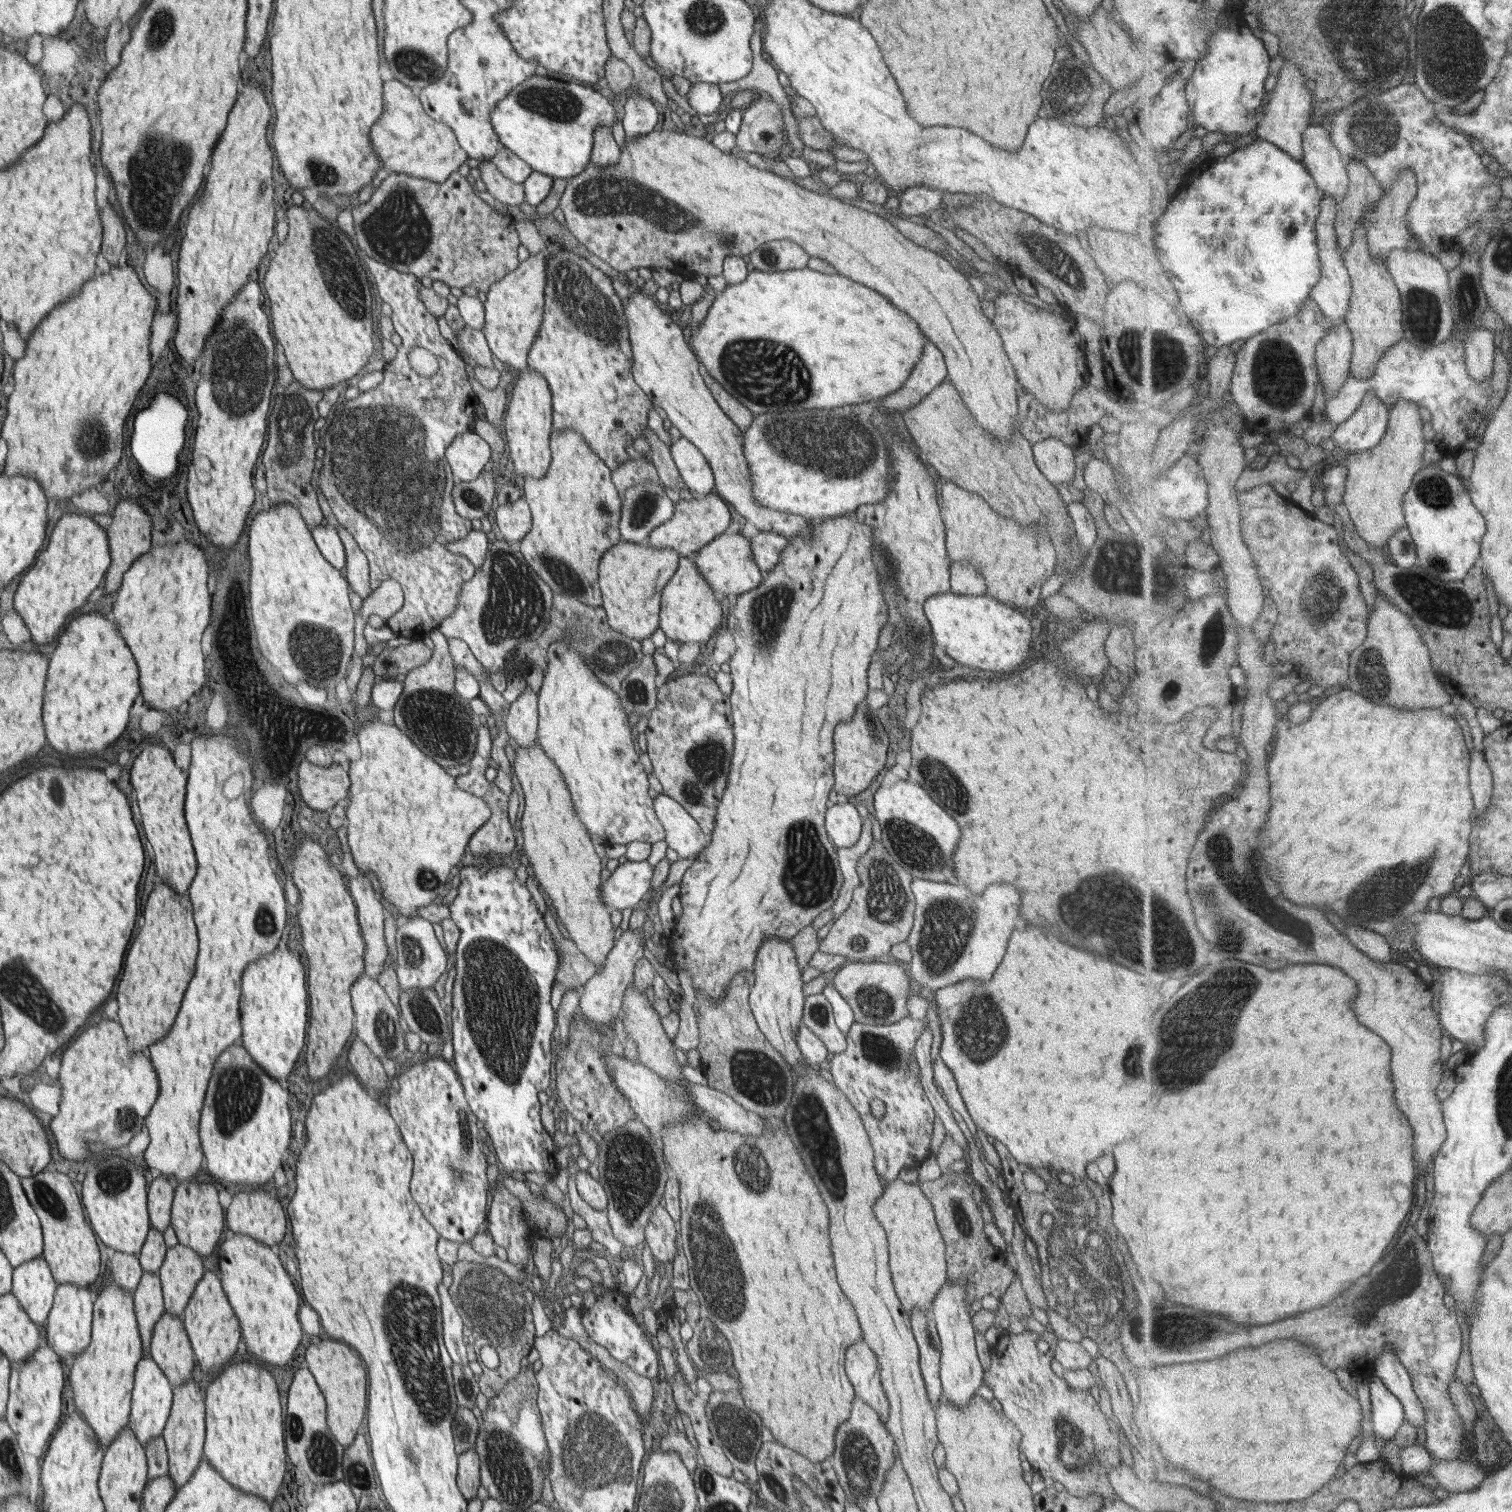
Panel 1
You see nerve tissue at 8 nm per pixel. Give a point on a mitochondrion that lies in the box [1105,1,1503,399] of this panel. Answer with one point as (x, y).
(1453, 63)

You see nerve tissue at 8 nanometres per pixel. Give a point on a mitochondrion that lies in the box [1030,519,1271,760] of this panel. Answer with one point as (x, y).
(1118, 564)

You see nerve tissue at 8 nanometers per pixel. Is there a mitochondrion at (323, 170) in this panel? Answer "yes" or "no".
yes

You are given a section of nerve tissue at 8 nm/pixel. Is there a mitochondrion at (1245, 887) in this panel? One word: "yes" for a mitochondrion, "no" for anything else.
yes

